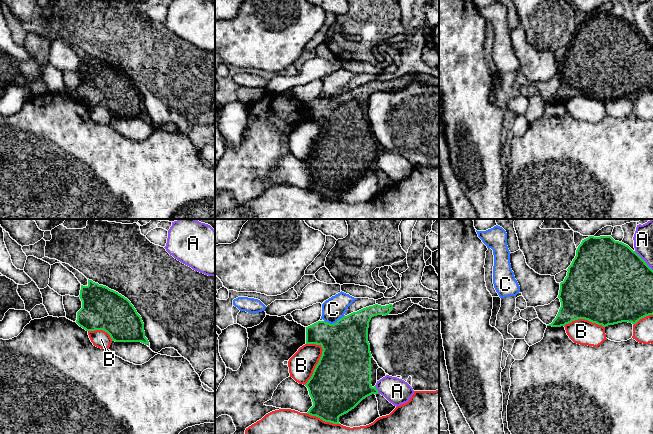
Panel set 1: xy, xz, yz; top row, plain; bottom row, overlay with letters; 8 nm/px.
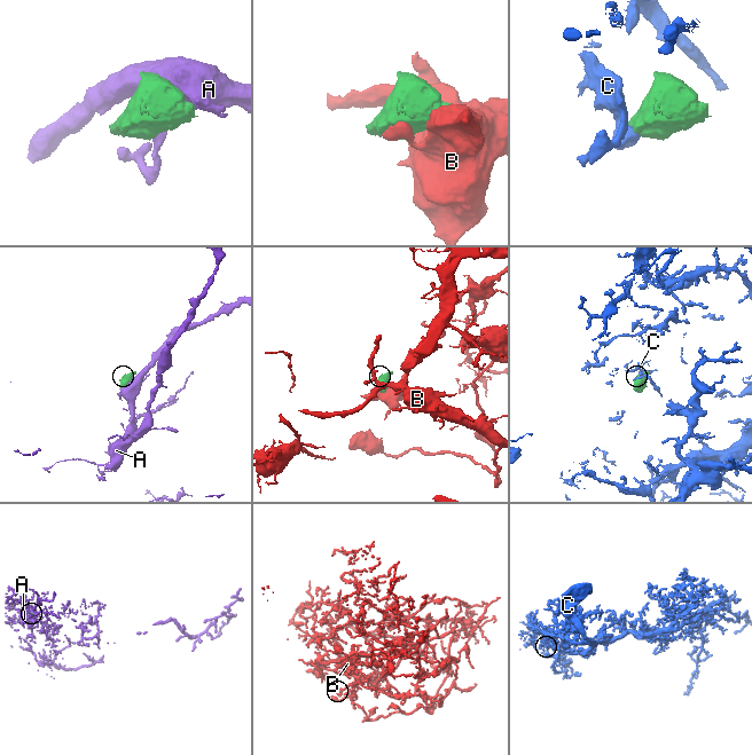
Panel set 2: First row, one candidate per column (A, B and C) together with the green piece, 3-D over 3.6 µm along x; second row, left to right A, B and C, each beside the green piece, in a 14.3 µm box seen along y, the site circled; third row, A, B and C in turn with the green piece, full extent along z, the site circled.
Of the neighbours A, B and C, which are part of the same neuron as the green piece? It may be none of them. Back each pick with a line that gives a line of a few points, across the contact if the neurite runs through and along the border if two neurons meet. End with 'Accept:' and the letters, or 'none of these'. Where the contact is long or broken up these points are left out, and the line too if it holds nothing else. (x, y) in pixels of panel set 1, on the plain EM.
Accept: none of these

